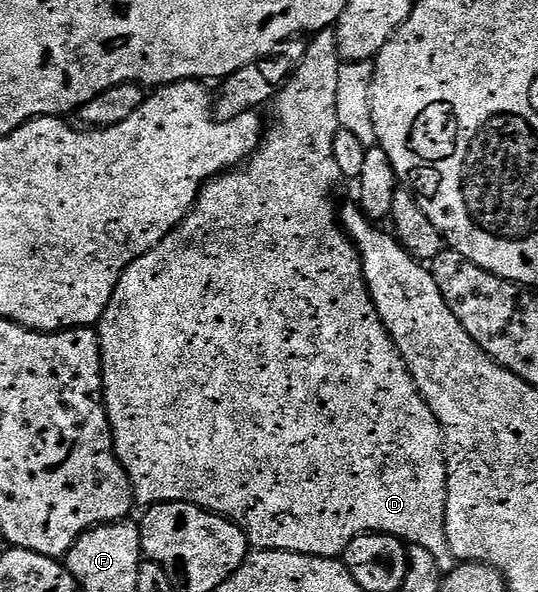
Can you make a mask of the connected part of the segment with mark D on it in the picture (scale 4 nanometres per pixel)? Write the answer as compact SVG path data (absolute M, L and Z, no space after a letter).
M327 29L327 30L324 30L324 31L320 31L320 32L317 32L317 34L315 34L315 35L314 35L314 36L313 36L313 38L311 38L311 39L314 39L314 40L312 40L312 41L311 41L311 43L309 43L309 42L307 42L307 43L306 43L306 44L305 44L305 48L306 48L306 52L305 52L305 53L304 53L304 57L303 57L303 58L302 58L302 59L301 59L301 60L300 60L300 62L298 62L298 68L297 68L297 69L296 69L296 70L295 70L295 71L294 71L294 76L293 76L293 77L292 77L292 78L290 78L290 80L289 80L289 81L287 81L287 82L286 82L286 85L285 85L285 87L283 87L283 88L282 88L282 90L281 90L281 91L279 91L279 92L278 92L278 97L277 97L277 100L276 100L276 102L275 102L275 103L274 103L274 104L273 104L273 107L274 107L274 106L275 106L275 107L274 107L274 127L275 127L275 129L276 129L276 130L278 130L278 131L274 131L274 132L272 132L272 133L271 133L271 135L270 135L270 132L269 132L269 134L267 134L267 135L266 135L266 136L265 136L265 138L263 138L263 140L262 140L262 142L261 142L261 143L259 143L259 145L258 145L258 149L257 149L257 151L255 151L255 152L254 152L254 154L253 154L253 155L251 155L251 156L250 156L250 158L249 158L249 159L247 159L247 160L246 160L246 162L245 162L245 163L243 163L243 164L241 164L241 166L239 166L239 167L238 167L238 168L237 168L237 169L235 169L235 170L233 170L233 171L228 171L228 172L225 172L225 173L223 173L223 174L221 174L221 175L218 175L218 176L217 176L217 177L215 177L215 179L211 179L211 180L210 180L210 182L209 182L209 183L207 183L207 184L206 184L206 186L205 186L205 187L203 187L203 188L202 188L202 191L201 191L201 193L199 193L199 195L198 195L198 200L196 200L196 201L195 201L195 203L194 203L194 208L193 208L193 209L192 209L192 210L190 210L190 211L189 211L189 212L188 212L188 213L187 213L187 215L186 215L186 220L185 220L185 221L184 221L184 222L182 222L182 224L181 224L181 225L180 225L180 226L178 226L178 228L177 228L177 229L175 229L175 230L174 230L174 231L173 231L173 232L172 232L172 233L168 233L168 237L164 237L164 241L160 241L160 245L156 245L156 246L155 246L155 247L154 247L154 248L153 248L153 249L152 249L152 250L150 250L150 251L149 251L149 252L148 252L148 253L144 253L144 254L143 254L143 255L141 255L141 256L140 256L140 258L139 258L139 259L137 259L137 260L136 260L136 261L132 261L132 265L128 265L128 269L124 269L124 273L123 273L123 274L122 274L122 276L121 276L121 277L120 277L120 281L119 281L119 282L118 282L118 284L117 284L117 285L116 285L116 289L115 289L115 290L114 290L114 292L113 292L113 293L112 293L112 301L108 301L108 309L107 309L107 310L106 310L106 311L105 311L105 313L104 313L104 314L103 314L103 315L102 315L102 320L100 320L100 322L98 322L98 324L97 324L97 325L96 325L96 330L97 330L97 332L98 332L98 344L99 344L99 345L100 345L100 349L101 349L101 350L102 350L102 398L103 398L103 399L105 399L105 400L106 400L106 412L107 412L107 413L108 413L108 417L109 417L109 418L110 418L110 428L111 428L111 429L112 429L112 433L113 433L113 434L114 434L114 452L115 452L115 453L116 453L116 454L118 454L118 460L120 460L120 462L122 462L122 464L123 464L123 465L124 465L124 469L125 469L125 470L126 470L126 472L127 472L127 473L128 473L128 477L129 477L129 478L130 478L130 480L131 480L131 481L132 481L132 489L133 489L133 490L134 490L134 498L135 498L135 500L137 500L137 502L138 502L138 503L139 503L139 504L142 504L142 505L153 505L153 504L155 504L155 503L195 503L195 504L196 504L196 506L198 506L198 507L202 507L202 508L204 508L204 509L205 509L205 511L213 511L213 512L214 512L214 514L216 514L216 515L225 515L225 516L226 516L226 518L227 518L227 519L231 519L231 521L233 521L233 522L234 522L234 523L235 523L235 525L237 525L237 527L239 527L239 528L240 528L240 529L241 529L241 531L242 531L242 532L243 532L243 533L245 533L245 534L246 534L246 542L247 542L247 544L249 544L249 546L250 546L250 547L251 547L251 548L254 548L254 549L257 549L257 550L260 550L260 551L291 551L291 552L292 552L292 553L304 553L304 554L305 554L305 555L315 555L315 556L316 556L316 557L328 557L328 558L329 558L329 559L337 559L337 558L339 558L339 557L341 557L341 555L342 555L342 554L343 554L343 553L344 553L344 549L348 549L348 541L352 541L352 540L353 540L353 539L355 539L355 538L356 538L356 537L360 537L360 536L361 536L361 535L363 535L363 534L364 534L364 533L365 533L365 531L379 531L379 532L380 532L380 533L388 533L388 534L389 534L389 535L395 535L395 536L396 536L396 538L397 538L397 539L400 539L400 540L403 540L403 541L405 541L405 542L406 542L406 543L407 543L407 544L409 544L409 546L410 546L410 547L423 547L423 548L424 548L424 549L428 549L428 553L432 553L432 557L436 557L436 565L437 565L437 566L438 566L438 568L440 568L440 570L441 570L441 571L442 571L442 574L443 574L443 576L445 576L445 575L447 575L447 574L448 574L448 573L452 573L452 572L453 572L453 571L454 571L454 569L455 569L455 566L456 566L456 560L455 560L455 557L454 557L454 554L453 554L453 553L452 553L452 549L451 549L451 548L450 548L450 546L449 546L449 545L448 545L448 533L447 533L447 532L446 532L446 443L445 443L445 441L443 441L443 440L442 440L442 430L441 430L441 429L440 429L440 425L439 425L439 424L438 424L438 422L437 422L437 421L436 421L436 417L435 417L435 416L434 416L434 414L433 414L433 413L432 413L432 409L428 409L428 405L427 405L427 404L426 404L426 402L425 402L425 401L424 401L424 397L423 397L423 396L422 396L422 395L421 395L421 393L420 393L420 392L418 392L418 386L417 386L417 385L416 385L416 384L414 384L414 382L413 382L413 381L412 381L412 377L411 377L411 376L410 376L410 374L409 374L409 373L408 373L408 369L407 369L407 368L406 368L406 366L405 366L405 365L404 365L404 361L403 361L403 360L402 360L402 358L401 358L401 357L400 357L400 353L399 353L399 352L398 352L398 350L397 350L397 349L396 349L396 345L395 345L395 344L394 344L394 342L393 342L393 341L392 341L392 337L391 337L391 336L390 336L390 334L389 334L389 333L388 333L388 329L387 329L387 328L386 328L386 326L385 326L385 325L384 325L384 321L380 321L380 313L379 313L379 312L378 312L378 310L377 310L377 309L376 309L376 305L375 305L375 304L374 304L374 301L373 301L373 299L372 299L372 297L371 297L371 296L370 296L370 289L369 289L369 287L368 287L368 285L367 285L367 284L366 284L366 278L365 278L365 277L364 277L364 273L363 273L363 272L362 272L362 258L361 258L361 257L359 257L359 256L358 256L358 251L357 251L357 250L356 250L356 248L354 248L354 242L352 242L352 240L350 240L350 236L349 236L349 235L347 235L347 234L346 234L346 232L345 232L345 230L344 230L344 228L343 228L343 226L342 226L342 224L341 224L341 222L340 222L340 211L339 211L339 208L338 208L338 207L337 207L337 206L336 206L336 207L335 207L335 208L334 208L334 190L336 190L336 189L337 189L337 187L338 187L338 183L339 183L339 184L341 184L341 183L342 183L342 182L343 182L343 177L342 177L342 174L341 174L341 173L340 173L340 169L339 169L339 168L338 168L338 166L337 166L337 165L336 165L336 157L332 157L332 141L333 141L333 140L334 140L334 138L335 138L335 137L336 137L336 133L337 133L337 132L338 132L338 130L339 130L339 129L340 129L340 128L339 128L339 125L338 125L338 121L337 121L337 115L336 115L336 87L337 87L337 85L338 85L338 84L339 84L339 74L340 74L340 69L341 69L341 67L342 67L342 64L343 64L343 62L344 62L344 60L343 60L343 58L342 58L342 56L341 56L341 55L339 55L339 54L338 54L338 36L337 36L337 34L335 34L335 32L334 32L334 31L333 31L333 30L330 30L330 29Z

